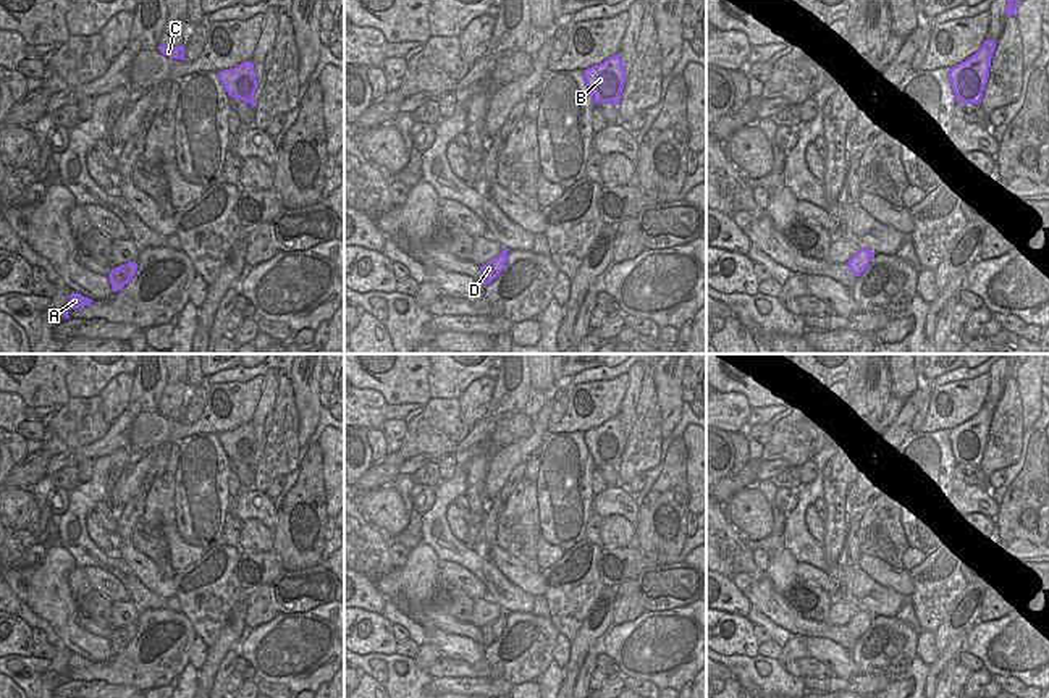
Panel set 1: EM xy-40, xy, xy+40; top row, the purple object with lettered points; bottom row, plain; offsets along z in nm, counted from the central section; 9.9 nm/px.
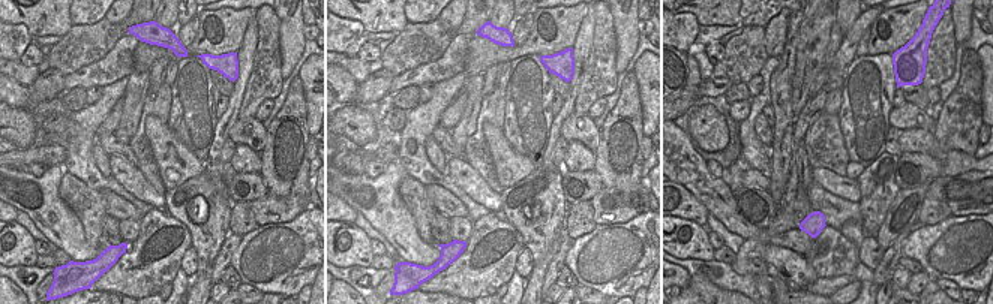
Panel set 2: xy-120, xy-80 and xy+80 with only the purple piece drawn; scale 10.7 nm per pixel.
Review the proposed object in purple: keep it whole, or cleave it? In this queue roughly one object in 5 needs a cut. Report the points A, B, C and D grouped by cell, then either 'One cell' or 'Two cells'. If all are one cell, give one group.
Groups: A B C D. One cell

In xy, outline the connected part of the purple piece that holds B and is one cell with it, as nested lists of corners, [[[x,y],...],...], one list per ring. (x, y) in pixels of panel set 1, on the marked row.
[[[617,53],[596,66],[587,68],[583,79],[595,103],[608,102],[617,105],[626,84],[622,58]]]

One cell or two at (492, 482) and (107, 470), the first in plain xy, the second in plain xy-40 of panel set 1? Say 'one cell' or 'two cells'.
two cells

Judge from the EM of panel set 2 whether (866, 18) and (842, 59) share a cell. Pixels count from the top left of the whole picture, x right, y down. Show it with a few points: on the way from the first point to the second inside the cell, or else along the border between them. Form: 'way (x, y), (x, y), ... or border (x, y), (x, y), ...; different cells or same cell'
way (857, 29), (846, 48); same cell

